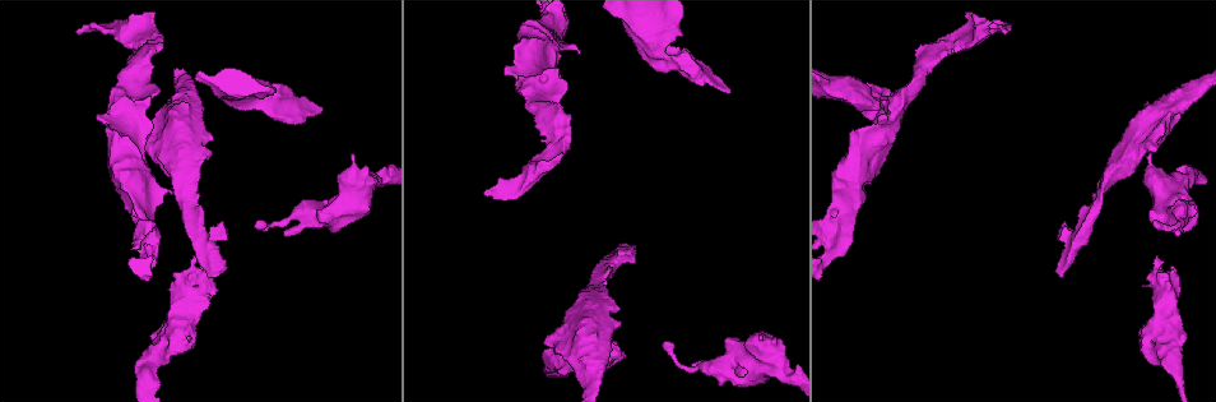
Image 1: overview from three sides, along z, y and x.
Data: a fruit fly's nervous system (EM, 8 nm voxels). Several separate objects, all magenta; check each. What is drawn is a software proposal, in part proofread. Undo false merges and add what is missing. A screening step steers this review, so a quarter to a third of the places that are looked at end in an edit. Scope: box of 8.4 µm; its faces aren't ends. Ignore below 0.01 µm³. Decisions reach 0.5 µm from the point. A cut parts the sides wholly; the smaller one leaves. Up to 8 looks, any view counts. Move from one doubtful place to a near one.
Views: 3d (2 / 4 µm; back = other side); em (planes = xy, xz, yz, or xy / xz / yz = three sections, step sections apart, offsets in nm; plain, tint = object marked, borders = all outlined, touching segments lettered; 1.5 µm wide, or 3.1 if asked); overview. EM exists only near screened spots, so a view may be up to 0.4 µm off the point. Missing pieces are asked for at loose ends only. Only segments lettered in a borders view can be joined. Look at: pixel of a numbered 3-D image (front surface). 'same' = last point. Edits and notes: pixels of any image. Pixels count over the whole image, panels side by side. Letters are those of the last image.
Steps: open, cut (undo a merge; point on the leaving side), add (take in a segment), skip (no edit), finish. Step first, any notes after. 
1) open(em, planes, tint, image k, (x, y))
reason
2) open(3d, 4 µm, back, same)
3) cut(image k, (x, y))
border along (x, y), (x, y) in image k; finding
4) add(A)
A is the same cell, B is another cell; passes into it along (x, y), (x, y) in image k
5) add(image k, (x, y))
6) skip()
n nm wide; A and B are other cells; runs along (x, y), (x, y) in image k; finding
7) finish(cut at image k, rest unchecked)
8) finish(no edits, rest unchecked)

open(em, xz, step 4, tint, image 1, (1004, 32))
tapers out

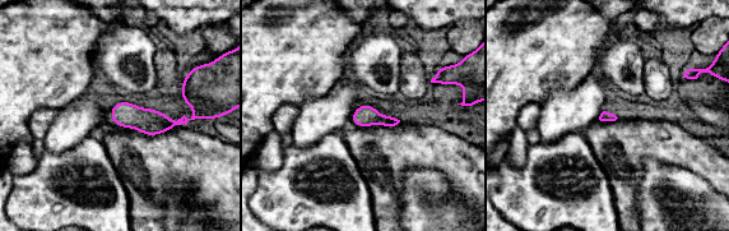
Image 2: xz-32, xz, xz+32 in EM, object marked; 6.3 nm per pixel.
open(em, planes, borders, same)

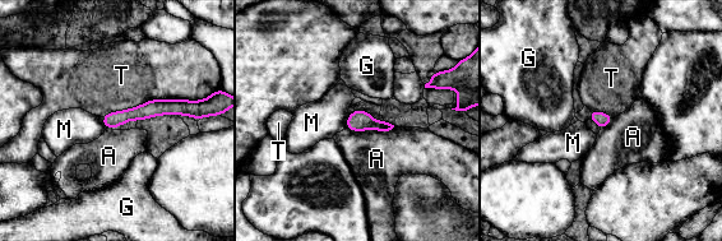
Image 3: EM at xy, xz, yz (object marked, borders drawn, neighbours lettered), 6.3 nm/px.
skip()
T touches over 600 nm; A, G, M and T are other cells; border along (394, 126), (388, 130), (347, 129) in image 3; no lettered segment goes on from it

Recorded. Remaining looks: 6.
open(3d, 4 µm, image 1, (847, 218))
three arms meet

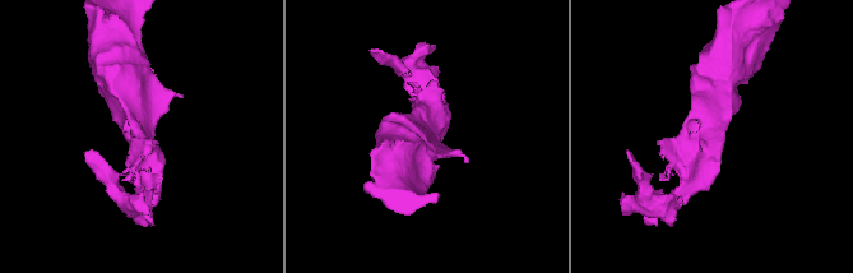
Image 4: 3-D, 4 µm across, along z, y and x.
open(em, planes, plain, image 4, (711, 133))
3 arms; arms of 200, 260, 600 nm

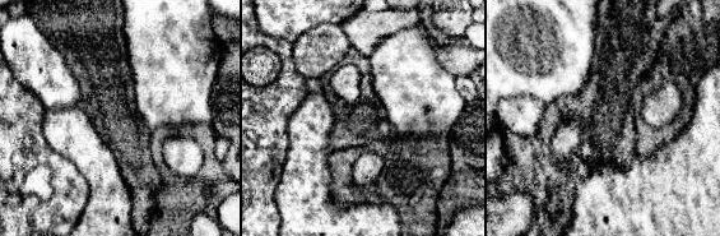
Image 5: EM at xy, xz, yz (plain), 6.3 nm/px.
open(em, planes, borders, same)
what lies round it

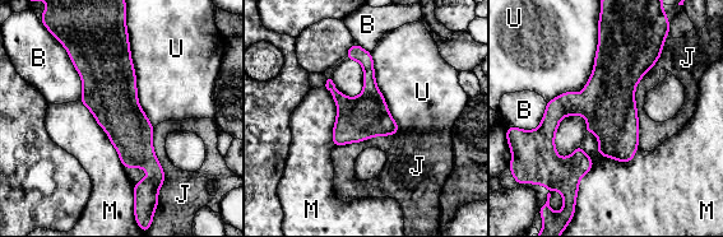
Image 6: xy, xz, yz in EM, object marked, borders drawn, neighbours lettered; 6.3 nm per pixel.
skip()
U touches over 600 nm; B, J, M and U are other cells; runs along (115, 38), (115, 107), (151, 165), (140, 189) in image 6; one cell here

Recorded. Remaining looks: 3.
open(em, planes, borders, image 1, (291, 124))
free end

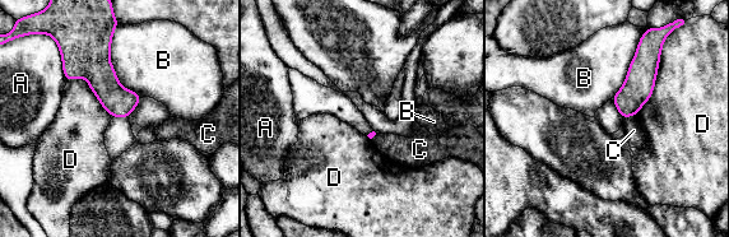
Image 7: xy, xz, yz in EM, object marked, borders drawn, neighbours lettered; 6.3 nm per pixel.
skip()
A, B, C and D are other cells; no lettered segment goes on from it

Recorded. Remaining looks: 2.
finish(no edits, rest unchecked)

